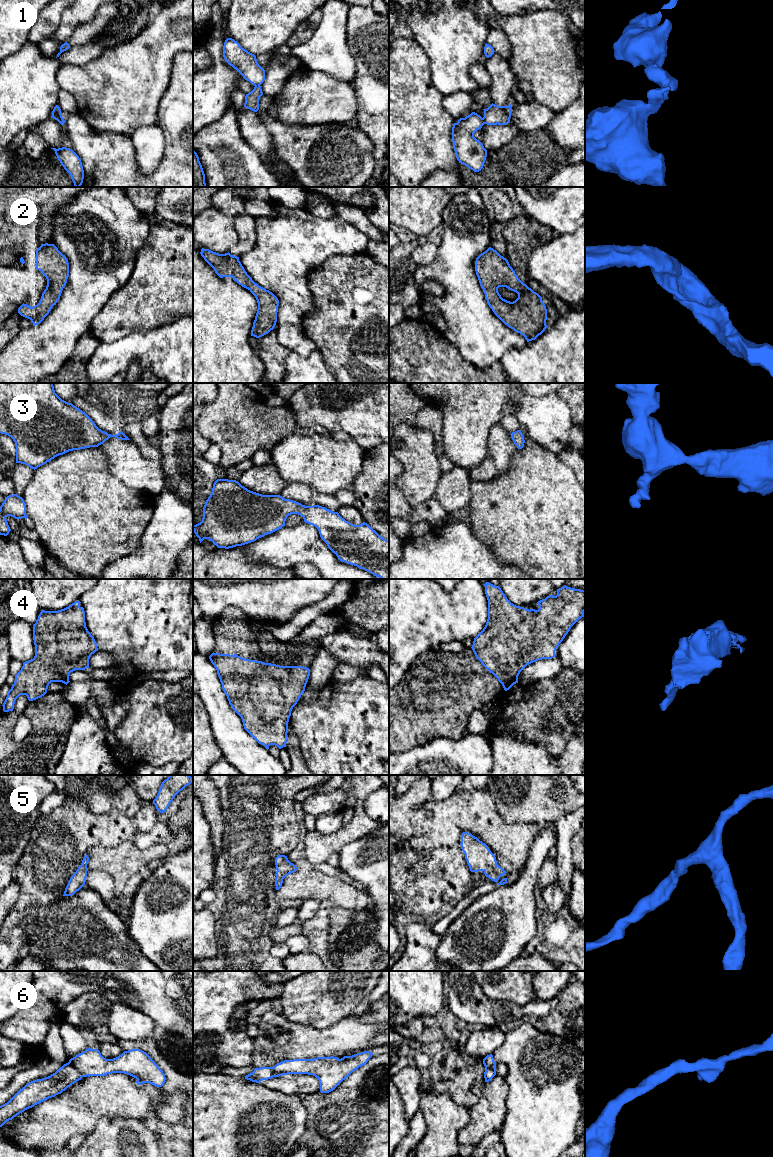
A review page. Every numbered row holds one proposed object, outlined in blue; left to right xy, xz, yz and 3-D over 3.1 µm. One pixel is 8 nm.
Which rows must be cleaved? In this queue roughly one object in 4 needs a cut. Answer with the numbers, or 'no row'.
1, 6

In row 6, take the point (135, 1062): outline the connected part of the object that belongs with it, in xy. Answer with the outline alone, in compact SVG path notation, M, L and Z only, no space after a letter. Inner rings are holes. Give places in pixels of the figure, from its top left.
M88 1048L69 1062L80 1071L82 1077L124 1073L136 1078L138 1085L150 1083L156 1087L162 1087L166 1080L158 1065L140 1049L124 1051L116 1058L106 1059L98 1049Z

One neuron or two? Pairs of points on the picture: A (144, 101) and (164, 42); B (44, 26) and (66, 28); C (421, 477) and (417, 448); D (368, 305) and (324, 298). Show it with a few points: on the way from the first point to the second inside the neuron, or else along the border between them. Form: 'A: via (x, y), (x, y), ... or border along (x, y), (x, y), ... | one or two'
A: via (144, 86), (144, 63), (149, 57) | one
B: border along (64, 10), (58, 28), (39, 42) | two
C: via (421, 470), (421, 463), (417, 455) | one
D: via (357, 301), (354, 298), (335, 298) | one

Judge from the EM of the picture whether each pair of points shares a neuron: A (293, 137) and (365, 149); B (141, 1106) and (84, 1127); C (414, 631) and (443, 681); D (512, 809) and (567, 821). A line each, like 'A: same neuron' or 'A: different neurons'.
A: same neuron
B: same neuron
C: different neurons
D: different neurons

